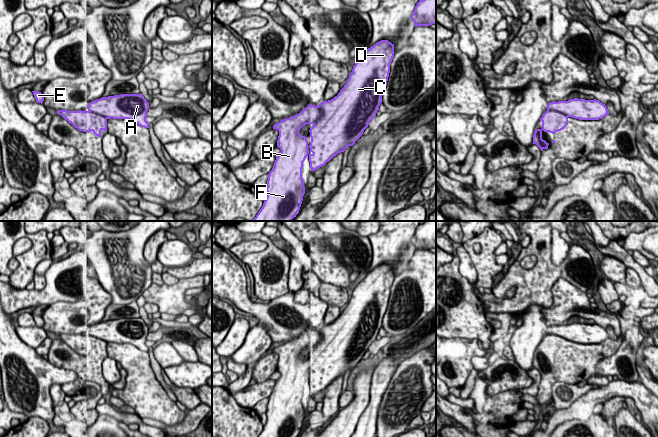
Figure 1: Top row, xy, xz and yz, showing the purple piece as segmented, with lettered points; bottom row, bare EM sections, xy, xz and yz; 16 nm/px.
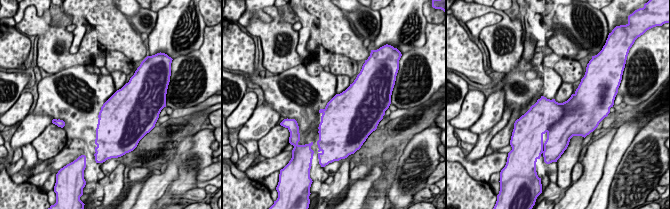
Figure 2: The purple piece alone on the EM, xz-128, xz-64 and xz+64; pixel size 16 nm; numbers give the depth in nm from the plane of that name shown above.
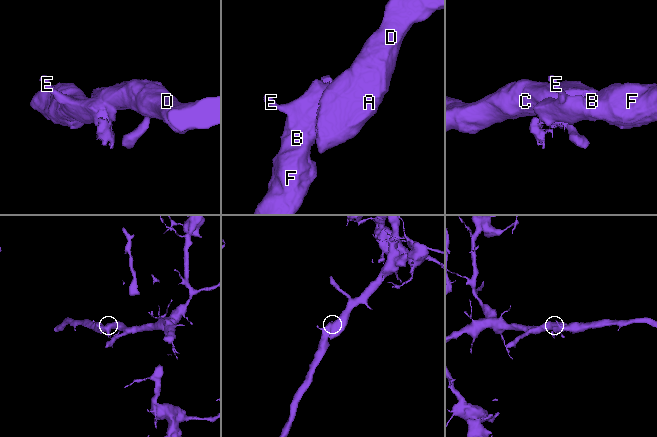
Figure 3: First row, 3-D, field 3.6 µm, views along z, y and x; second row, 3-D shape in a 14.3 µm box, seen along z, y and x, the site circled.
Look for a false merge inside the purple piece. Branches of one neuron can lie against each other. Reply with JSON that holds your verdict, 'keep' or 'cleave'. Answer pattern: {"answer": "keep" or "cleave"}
{"answer": "keep"}

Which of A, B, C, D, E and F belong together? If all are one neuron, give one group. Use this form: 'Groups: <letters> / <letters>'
Groups: A B C D E F

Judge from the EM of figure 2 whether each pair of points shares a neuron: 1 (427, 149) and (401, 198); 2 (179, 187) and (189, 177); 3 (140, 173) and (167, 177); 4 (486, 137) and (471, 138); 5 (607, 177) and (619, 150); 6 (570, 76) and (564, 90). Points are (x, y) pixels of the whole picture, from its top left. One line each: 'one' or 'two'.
1: one
2: one
3: two
4: two
5: one
6: two

